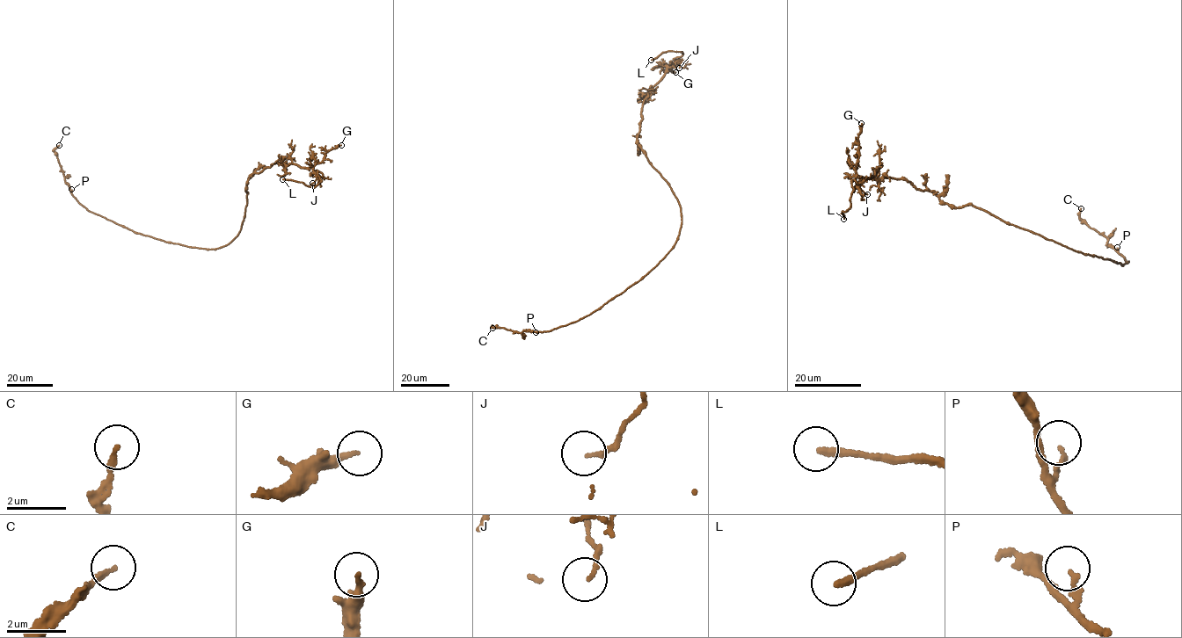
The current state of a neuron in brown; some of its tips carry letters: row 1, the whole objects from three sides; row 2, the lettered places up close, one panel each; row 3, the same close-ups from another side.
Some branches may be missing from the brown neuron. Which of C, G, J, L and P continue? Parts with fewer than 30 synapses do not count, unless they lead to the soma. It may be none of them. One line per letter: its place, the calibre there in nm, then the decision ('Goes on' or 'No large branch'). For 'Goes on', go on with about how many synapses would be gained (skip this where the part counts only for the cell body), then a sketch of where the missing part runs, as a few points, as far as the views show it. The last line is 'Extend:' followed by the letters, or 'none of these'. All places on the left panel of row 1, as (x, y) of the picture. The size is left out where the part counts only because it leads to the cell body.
C: Place: (59, 145). Thickness 160 nm. No large branch
G: Place: (341, 145). Thickness 170 nm. No large branch
J: Place: (312, 183). Thickness 130 nm. No large branch
L: Place: (282, 179). Thickness 240 nm. Goes on. Course of what is missing: (282, 179), (253, 179), (251, 177)
P: Place: (71, 189). Thickness 110 nm. No large branch
Extend: L

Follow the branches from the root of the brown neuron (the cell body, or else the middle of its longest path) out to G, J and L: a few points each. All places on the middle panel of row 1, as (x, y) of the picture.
G: (680, 207), (669, 184), (653, 166), (637, 141), (647, 94), (667, 66), (671, 67), (668, 71), (675, 72)
J: (680, 207), (669, 184), (653, 166), (637, 141), (647, 94), (668, 65), (675, 61), (679, 68)
L: (680, 207), (637, 137), (647, 94), (683, 54), (669, 50), (651, 60)

